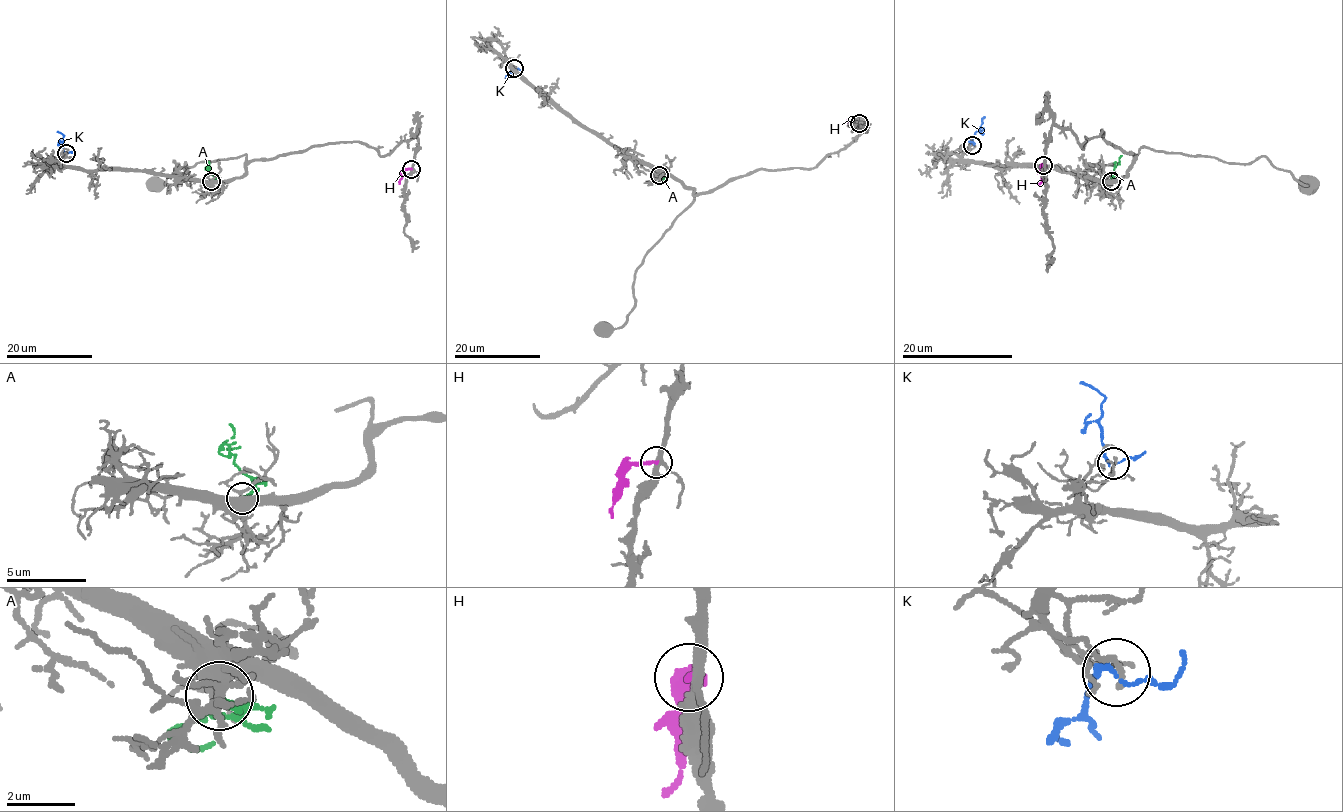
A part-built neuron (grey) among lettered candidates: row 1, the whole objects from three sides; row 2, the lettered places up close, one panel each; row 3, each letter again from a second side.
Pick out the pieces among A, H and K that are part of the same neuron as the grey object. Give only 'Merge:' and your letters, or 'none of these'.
Merge: A

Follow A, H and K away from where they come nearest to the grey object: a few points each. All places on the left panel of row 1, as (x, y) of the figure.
A: (211, 181), (214, 177), (206, 168), (208, 161)
H: (412, 168), (404, 171), (399, 183)
K: (66, 153), (63, 135), (57, 132)

